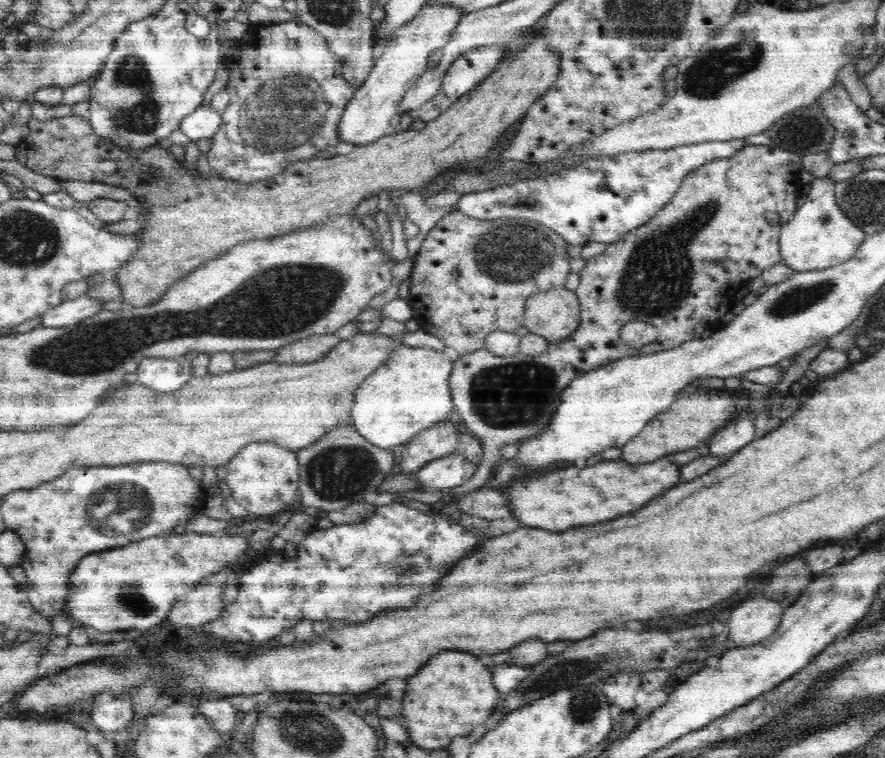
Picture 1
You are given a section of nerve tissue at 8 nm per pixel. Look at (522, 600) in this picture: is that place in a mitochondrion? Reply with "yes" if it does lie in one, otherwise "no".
no

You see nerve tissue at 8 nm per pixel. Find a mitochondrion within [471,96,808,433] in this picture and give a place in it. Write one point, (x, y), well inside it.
(657, 278)

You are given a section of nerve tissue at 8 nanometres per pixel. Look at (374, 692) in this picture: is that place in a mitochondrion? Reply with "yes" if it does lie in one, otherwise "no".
no

